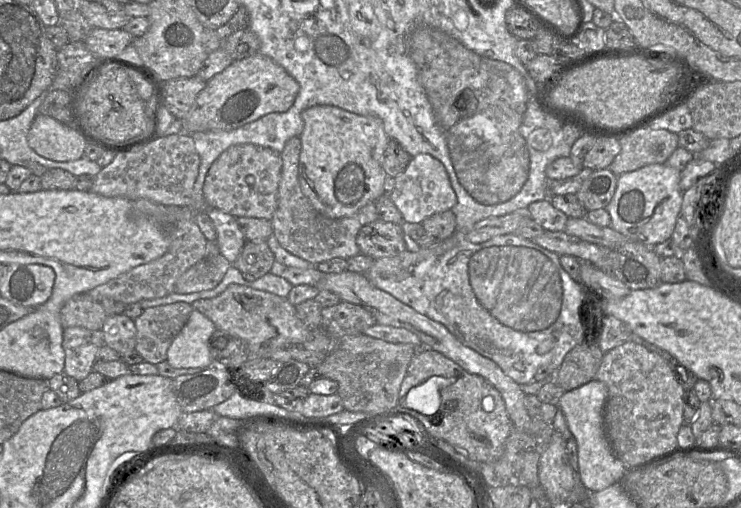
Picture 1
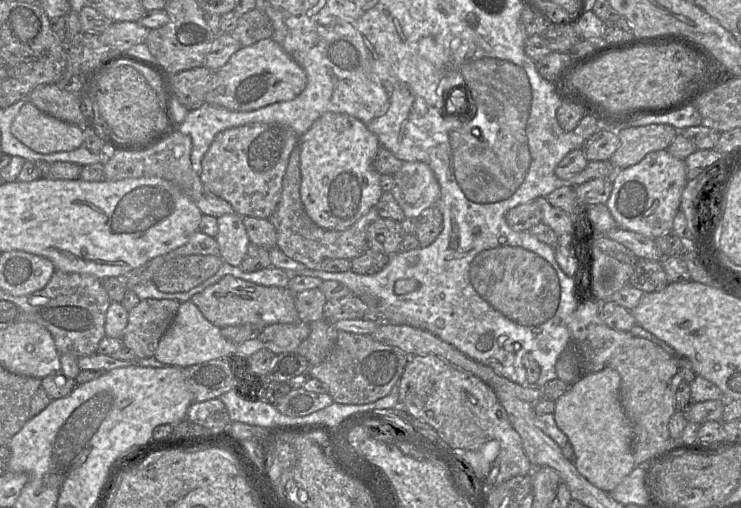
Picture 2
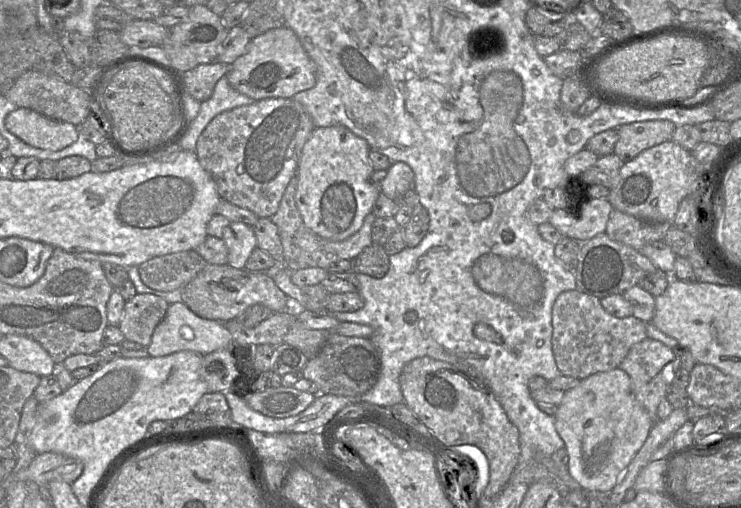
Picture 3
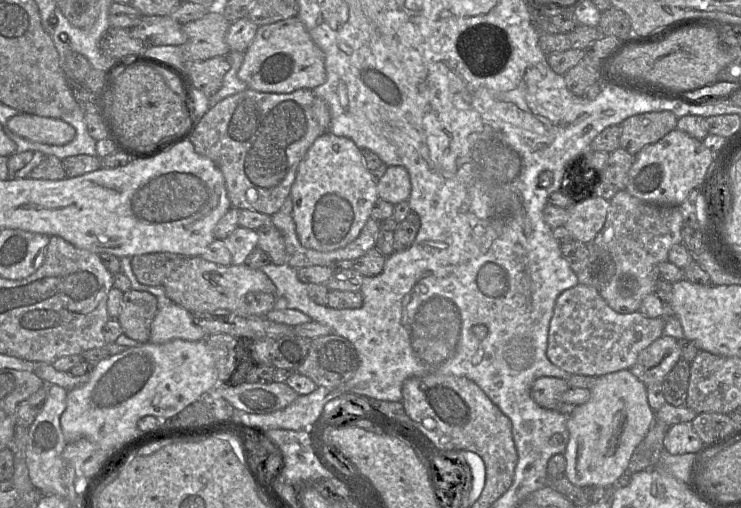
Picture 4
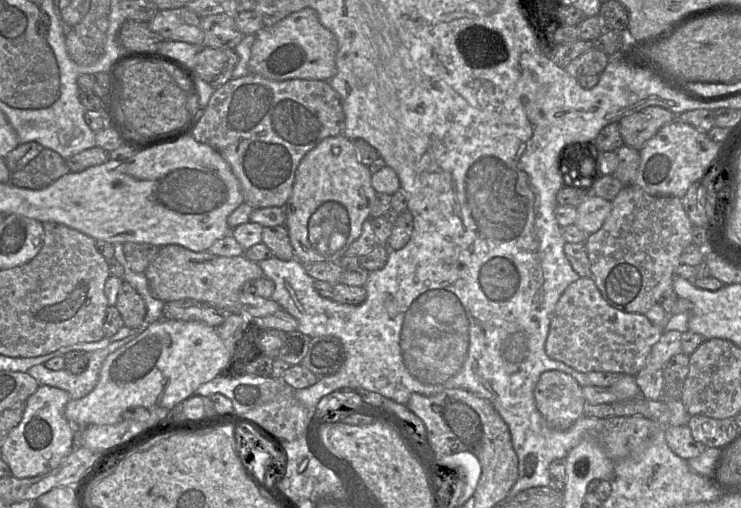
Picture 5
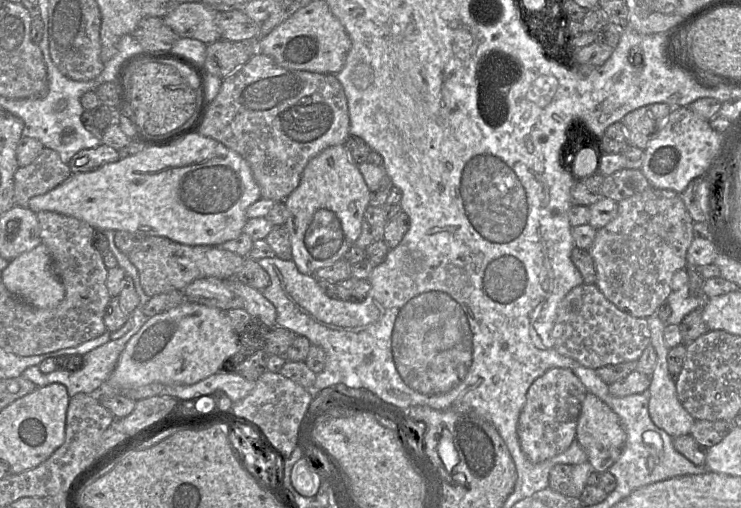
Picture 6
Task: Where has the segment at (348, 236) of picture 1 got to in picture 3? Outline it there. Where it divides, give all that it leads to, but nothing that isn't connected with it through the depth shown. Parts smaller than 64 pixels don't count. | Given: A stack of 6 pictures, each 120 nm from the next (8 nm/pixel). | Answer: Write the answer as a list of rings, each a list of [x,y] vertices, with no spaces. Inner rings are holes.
[[[296,176],[291,179],[289,184],[287,185],[283,196],[281,198],[278,210],[270,217],[271,220],[278,227],[278,232],[280,236],[280,240],[283,248],[283,264],[278,264],[278,266],[285,266],[290,271],[296,271],[299,269],[305,268],[323,268],[328,269],[332,263],[335,263],[339,260],[351,260],[359,255],[366,247],[373,243],[372,240],[372,225],[376,219],[375,215],[370,212],[364,219],[364,222],[361,228],[348,237],[347,239],[341,241],[331,241],[328,239],[324,239],[315,233],[313,233],[309,228],[307,228],[302,220],[302,217],[299,213],[299,210],[295,201],[296,194]]]

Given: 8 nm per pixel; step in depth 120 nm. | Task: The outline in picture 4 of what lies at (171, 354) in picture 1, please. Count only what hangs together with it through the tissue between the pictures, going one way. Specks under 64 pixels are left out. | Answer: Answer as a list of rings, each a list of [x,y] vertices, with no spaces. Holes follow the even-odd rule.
[[[171,303],[161,307],[152,322],[149,342],[163,344],[175,339],[205,341],[208,334],[195,324],[192,314]]]

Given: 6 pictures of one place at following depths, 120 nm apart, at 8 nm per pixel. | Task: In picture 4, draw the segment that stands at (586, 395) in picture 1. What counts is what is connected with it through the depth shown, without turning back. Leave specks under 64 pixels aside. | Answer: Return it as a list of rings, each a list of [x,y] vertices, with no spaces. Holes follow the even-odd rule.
[[[630,369],[607,373],[596,378],[590,389],[590,399],[574,408],[569,414],[567,428],[569,440],[564,452],[566,478],[574,485],[583,487],[603,486],[613,488],[628,469],[629,461],[639,443],[655,421],[655,412],[647,399],[646,386]]]

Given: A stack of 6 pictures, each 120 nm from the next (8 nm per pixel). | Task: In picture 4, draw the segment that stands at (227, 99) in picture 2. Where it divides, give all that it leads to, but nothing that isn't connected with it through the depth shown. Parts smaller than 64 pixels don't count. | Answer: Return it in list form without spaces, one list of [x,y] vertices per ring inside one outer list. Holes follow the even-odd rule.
[[[298,16],[259,26],[244,52],[238,77],[249,88],[260,92],[290,93],[301,88],[313,89],[326,81],[324,52]]]

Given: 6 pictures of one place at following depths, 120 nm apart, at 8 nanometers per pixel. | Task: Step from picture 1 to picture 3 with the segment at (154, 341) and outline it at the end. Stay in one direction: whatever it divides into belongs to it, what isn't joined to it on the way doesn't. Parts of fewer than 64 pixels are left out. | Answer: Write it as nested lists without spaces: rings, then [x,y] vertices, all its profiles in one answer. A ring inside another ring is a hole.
[[[136,294],[125,301],[119,329],[126,340],[148,348],[156,326],[164,318],[169,303],[153,294]]]

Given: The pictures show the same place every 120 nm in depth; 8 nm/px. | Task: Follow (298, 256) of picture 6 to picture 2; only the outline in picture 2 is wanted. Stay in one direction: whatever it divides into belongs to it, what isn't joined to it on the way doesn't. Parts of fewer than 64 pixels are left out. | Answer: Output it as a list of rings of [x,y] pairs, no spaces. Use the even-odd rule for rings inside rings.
[[[325,112],[302,136],[300,148],[300,197],[307,215],[320,227],[330,230],[344,230],[352,226],[371,208],[375,207],[381,195],[381,174],[374,167],[374,157],[381,146],[376,134],[359,119],[346,113]]]

